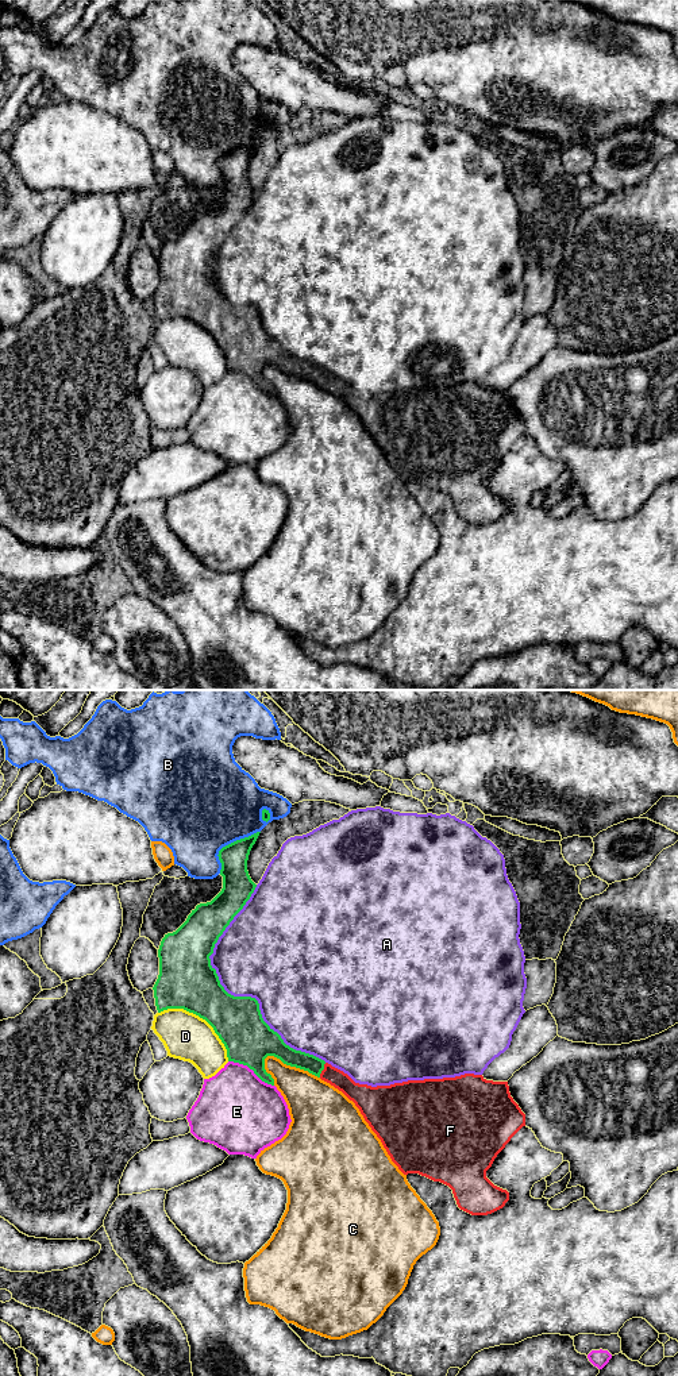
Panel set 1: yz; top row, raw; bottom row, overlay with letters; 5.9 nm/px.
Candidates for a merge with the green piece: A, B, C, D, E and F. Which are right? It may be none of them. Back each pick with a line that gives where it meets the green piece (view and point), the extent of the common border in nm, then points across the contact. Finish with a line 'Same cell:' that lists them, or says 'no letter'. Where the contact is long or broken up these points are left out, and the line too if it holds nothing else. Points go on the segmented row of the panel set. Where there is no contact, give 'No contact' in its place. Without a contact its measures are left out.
F: Touches green at yz (323, 1068). Shared border 100 nm
Same cell: F

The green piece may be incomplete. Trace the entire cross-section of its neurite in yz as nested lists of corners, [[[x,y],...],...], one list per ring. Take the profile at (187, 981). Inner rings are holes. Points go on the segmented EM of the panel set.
[[[259,833],[236,840],[219,851],[221,891],[211,902],[197,905],[176,932],[162,938],[158,949],[159,975],[153,987],[158,1013],[184,1009],[205,1020],[224,1044],[228,1061],[247,1065],[267,1084],[274,1086],[274,1079],[265,1069],[267,1056],[320,1078],[355,1103],[404,1175],[419,1173],[448,1186],[458,1207],[471,1215],[488,1215],[502,1209],[509,1200],[509,1192],[494,1186],[486,1177],[486,1171],[511,1138],[525,1126],[525,1114],[511,1096],[508,1082],[465,1074],[377,1087],[355,1083],[324,1060],[286,1045],[263,1021],[255,998],[234,997],[220,984],[209,956],[219,937],[257,887],[249,875],[247,860]]]

